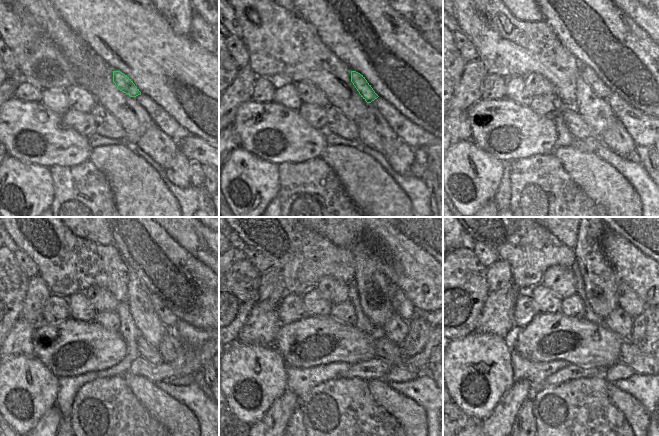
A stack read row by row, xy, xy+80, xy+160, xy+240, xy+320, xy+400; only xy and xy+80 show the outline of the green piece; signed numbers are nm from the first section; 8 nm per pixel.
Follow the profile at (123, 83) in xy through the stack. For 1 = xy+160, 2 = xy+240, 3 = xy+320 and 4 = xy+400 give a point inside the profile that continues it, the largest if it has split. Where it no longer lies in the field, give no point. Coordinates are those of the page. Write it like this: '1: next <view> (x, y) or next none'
1: next xy+160 (599, 88)
2: next xy+240 (167, 318)
3: next xy+320 (402, 306)
4: next xy+400 (627, 299)

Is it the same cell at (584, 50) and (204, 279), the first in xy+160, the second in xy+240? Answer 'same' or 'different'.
same

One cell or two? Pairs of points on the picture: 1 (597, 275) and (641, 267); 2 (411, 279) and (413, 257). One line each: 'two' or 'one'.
1: two
2: one

